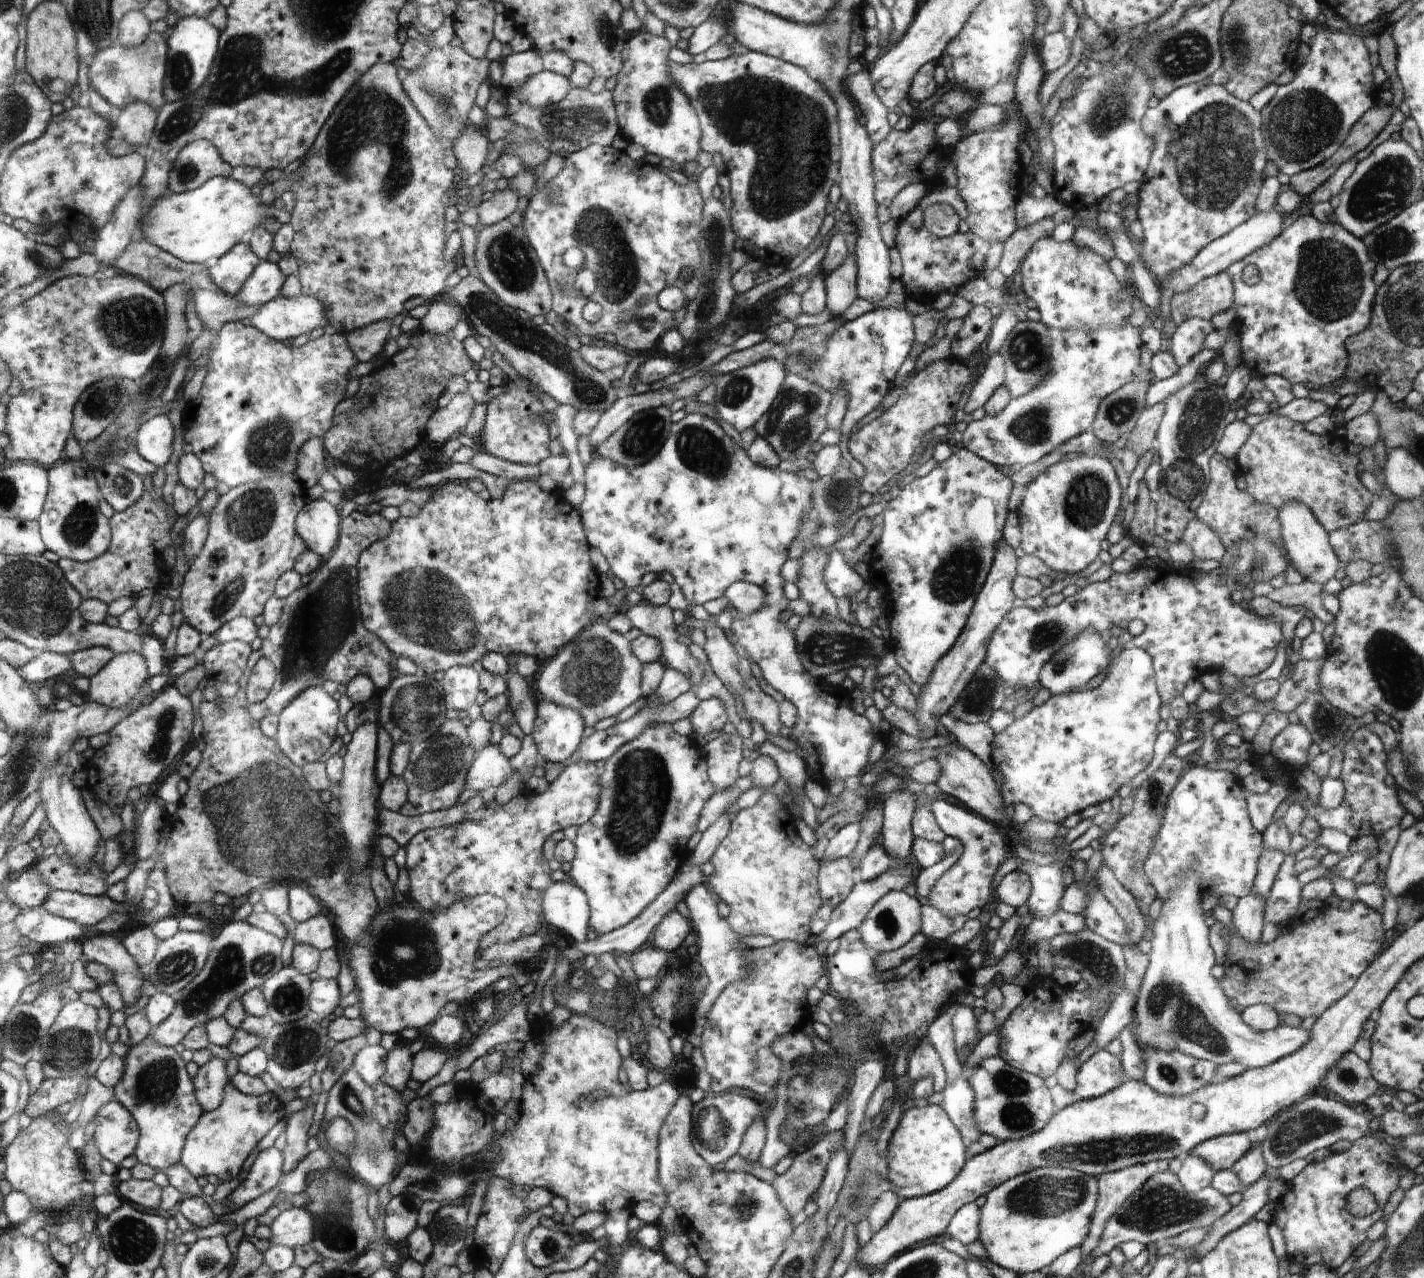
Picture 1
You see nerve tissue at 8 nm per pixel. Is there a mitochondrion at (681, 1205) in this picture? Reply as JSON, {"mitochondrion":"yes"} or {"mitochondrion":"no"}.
{"mitochondrion":"no"}

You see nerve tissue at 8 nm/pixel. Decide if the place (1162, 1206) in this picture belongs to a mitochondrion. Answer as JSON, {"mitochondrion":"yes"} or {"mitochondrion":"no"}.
{"mitochondrion":"yes"}

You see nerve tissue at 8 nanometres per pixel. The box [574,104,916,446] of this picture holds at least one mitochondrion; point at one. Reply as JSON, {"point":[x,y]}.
{"point":[716,230]}

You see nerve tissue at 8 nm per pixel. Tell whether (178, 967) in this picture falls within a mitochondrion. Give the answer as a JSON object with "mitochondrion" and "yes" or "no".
{"mitochondrion":"yes"}

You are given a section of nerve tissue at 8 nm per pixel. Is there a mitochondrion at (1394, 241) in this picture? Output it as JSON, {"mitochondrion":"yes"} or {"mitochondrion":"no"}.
{"mitochondrion":"yes"}

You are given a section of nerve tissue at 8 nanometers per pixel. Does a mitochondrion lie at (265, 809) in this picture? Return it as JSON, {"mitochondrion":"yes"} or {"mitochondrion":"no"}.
{"mitochondrion":"yes"}

